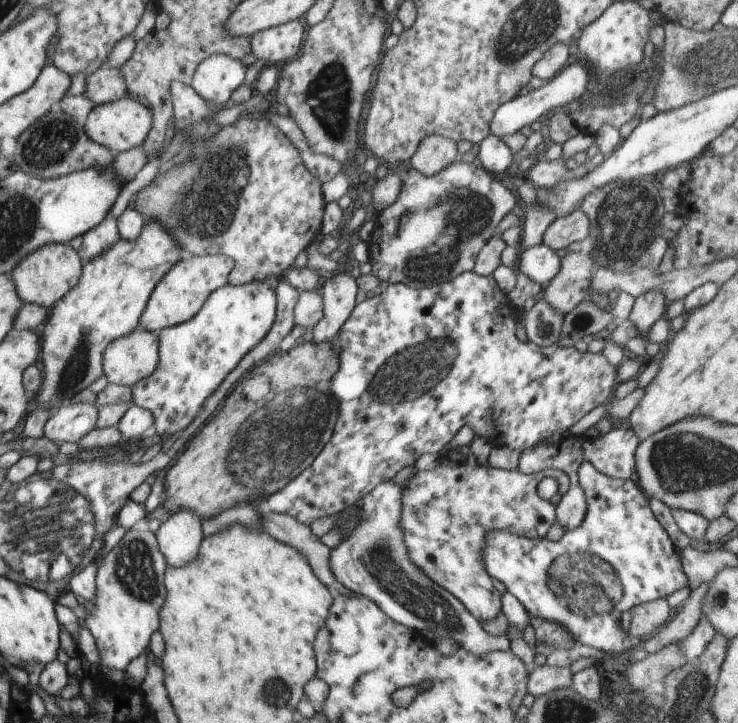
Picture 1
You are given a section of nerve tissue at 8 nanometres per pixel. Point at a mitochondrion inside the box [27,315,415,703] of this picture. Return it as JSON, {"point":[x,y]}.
{"point":[282,434]}

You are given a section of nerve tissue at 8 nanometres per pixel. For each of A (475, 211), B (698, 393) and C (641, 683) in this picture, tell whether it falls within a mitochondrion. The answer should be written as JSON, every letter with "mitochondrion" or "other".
{"A":"mitochondrion","B":"other","C":"mitochondrion"}

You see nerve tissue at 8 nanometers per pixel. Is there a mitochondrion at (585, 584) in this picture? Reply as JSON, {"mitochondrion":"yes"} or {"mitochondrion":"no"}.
{"mitochondrion":"yes"}

